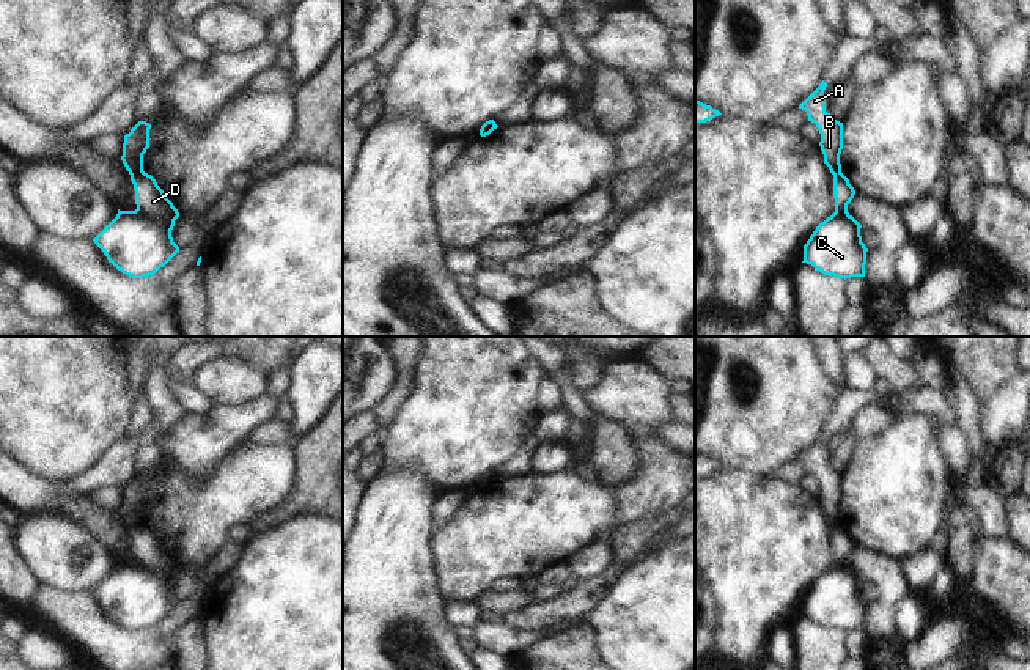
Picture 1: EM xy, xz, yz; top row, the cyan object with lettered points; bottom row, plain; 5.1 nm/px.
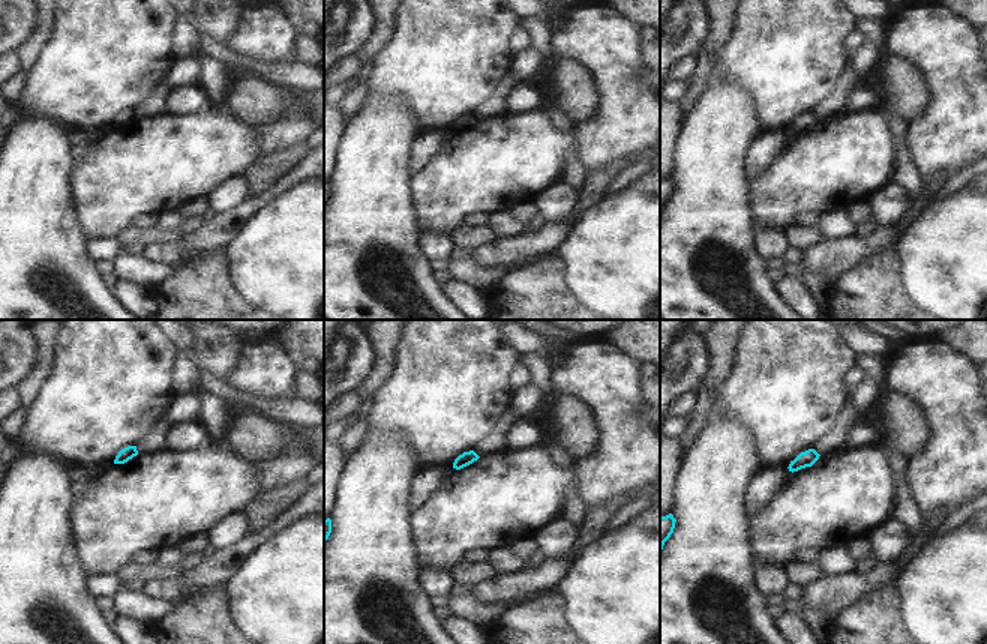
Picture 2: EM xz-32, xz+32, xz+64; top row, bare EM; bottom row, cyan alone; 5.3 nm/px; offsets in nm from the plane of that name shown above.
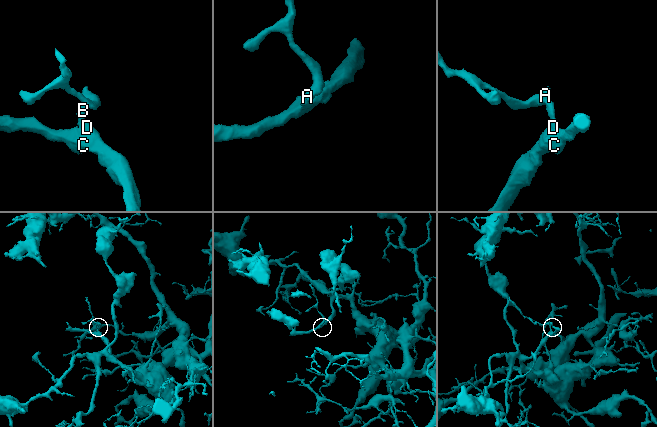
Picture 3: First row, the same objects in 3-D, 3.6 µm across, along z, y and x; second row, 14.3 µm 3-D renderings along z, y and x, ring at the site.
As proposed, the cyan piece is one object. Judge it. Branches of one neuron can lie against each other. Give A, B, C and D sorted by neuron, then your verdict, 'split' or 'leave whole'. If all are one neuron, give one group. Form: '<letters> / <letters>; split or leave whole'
A B / C D; split

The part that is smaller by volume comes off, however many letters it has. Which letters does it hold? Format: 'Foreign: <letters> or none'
Foreign: A, B

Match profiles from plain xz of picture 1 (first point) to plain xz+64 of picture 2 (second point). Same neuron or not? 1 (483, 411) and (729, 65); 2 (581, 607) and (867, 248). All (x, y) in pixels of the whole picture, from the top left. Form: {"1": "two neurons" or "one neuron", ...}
{"1": "one neuron", "2": "one neuron"}

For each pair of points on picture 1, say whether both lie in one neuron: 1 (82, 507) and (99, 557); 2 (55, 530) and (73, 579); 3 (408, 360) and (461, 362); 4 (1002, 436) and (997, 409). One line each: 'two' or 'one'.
1: two
2: one
3: two
4: one

